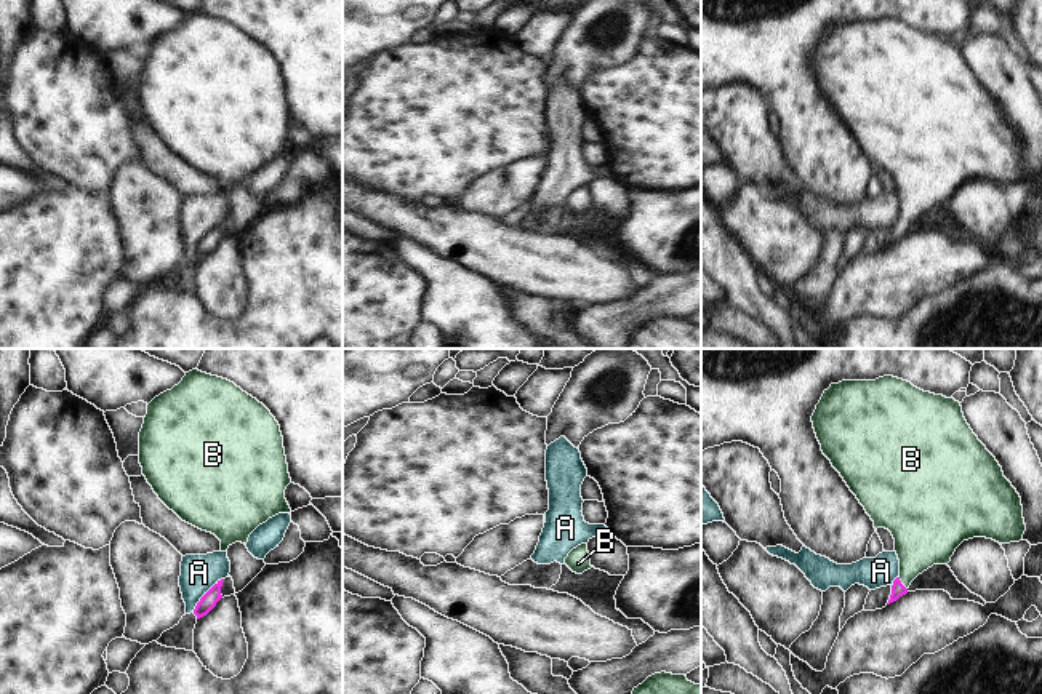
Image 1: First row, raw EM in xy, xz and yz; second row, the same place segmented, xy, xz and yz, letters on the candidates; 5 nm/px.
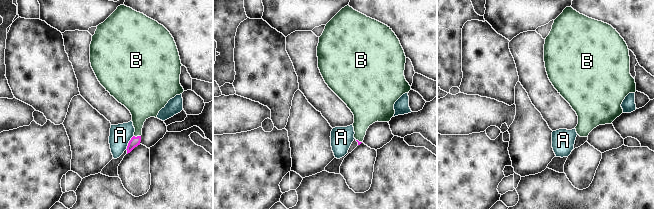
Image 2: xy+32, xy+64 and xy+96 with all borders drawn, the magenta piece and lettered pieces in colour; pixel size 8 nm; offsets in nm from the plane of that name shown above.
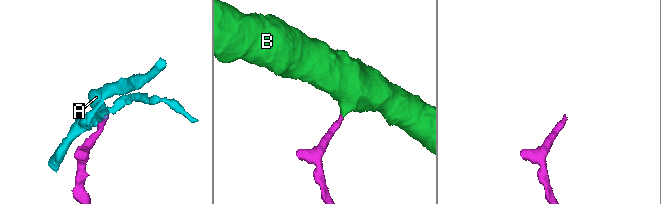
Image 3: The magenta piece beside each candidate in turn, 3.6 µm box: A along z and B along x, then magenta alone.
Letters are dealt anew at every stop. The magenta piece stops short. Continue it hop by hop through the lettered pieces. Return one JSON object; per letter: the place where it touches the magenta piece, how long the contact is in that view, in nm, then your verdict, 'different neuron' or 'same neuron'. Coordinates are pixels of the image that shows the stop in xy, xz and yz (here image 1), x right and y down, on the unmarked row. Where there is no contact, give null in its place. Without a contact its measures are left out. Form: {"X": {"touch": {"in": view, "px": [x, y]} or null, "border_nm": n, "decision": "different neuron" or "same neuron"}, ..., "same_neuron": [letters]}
{"A": {"touch": {"in": "xy", "px": [205, 235]}, "border_nm": 240, "decision": "different neuron"}, "B": {"touch": {"in": "yz", "px": [901, 226]}, "border_nm": 80, "decision": "same neuron"}, "same_neuron": ["B"]}

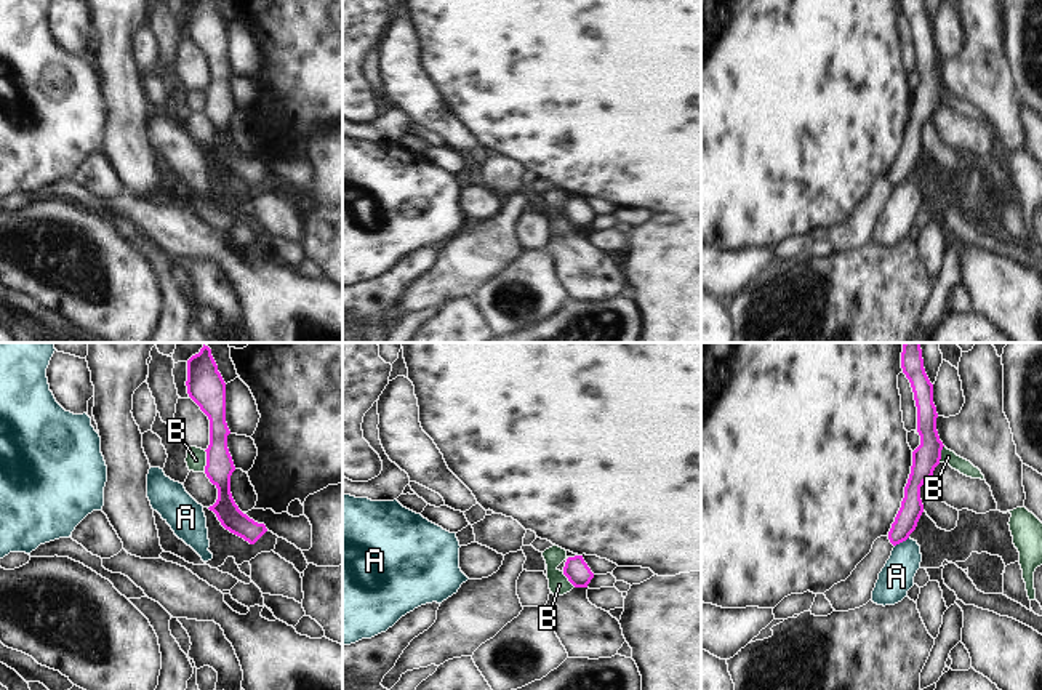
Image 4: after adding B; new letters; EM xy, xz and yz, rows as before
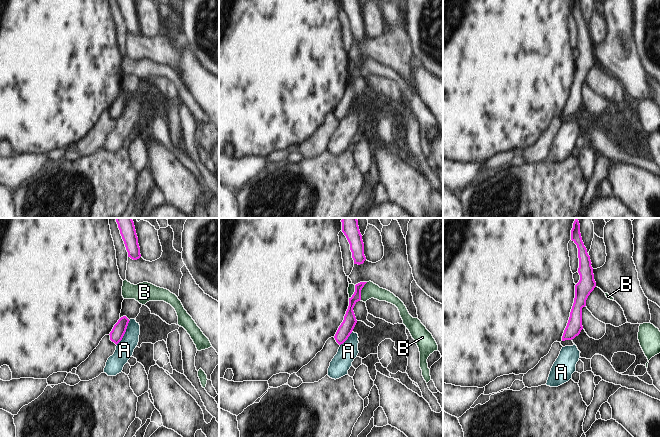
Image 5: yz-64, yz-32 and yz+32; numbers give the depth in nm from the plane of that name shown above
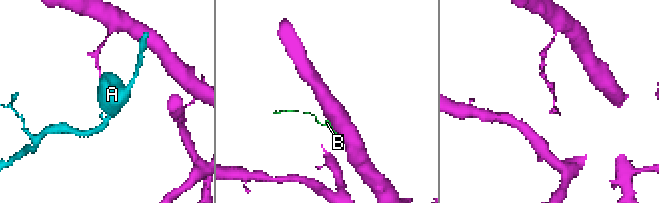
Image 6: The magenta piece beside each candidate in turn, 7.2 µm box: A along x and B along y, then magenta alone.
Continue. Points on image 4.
{"A": {"touch": {"in": "yz", "px": [901, 183]}, "border_nm": 90, "decision": "different neuron"}, "B": {"touch": {"in": "xy", "px": [207, 103]}, "border_nm": 110, "decision": "different neuron"}, "same_neuron": []}

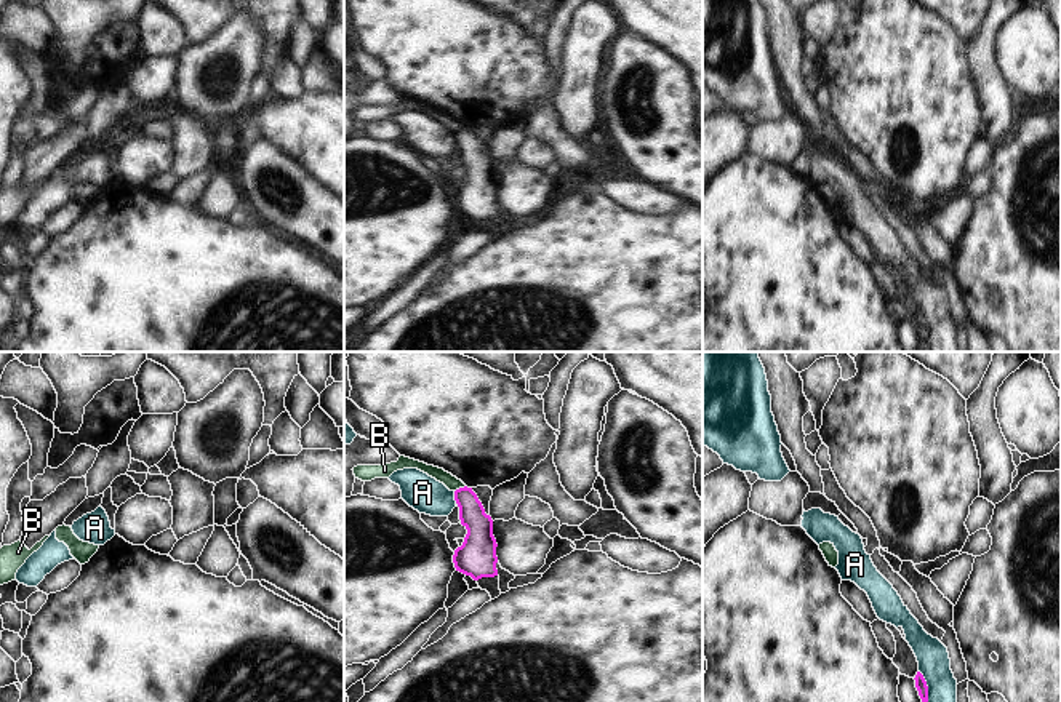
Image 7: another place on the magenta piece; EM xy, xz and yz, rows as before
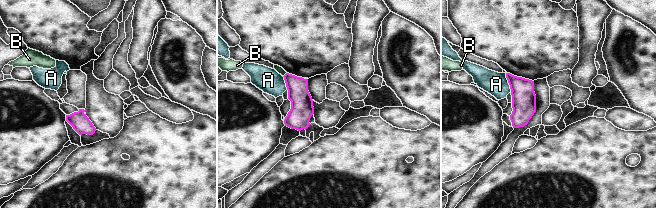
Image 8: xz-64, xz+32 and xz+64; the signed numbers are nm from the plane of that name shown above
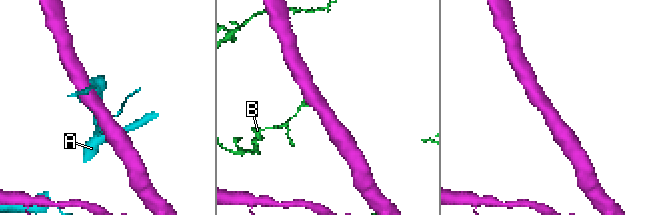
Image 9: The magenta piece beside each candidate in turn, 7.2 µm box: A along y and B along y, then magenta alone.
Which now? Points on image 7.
{"A": {"touch": {"in": "xz", "px": [455, 139]}, "border_nm": 70, "decision": "different neuron"}, "B": {"touch": {"in": "xz", "px": [460, 130]}, "border_nm": 70, "decision": "different neuron"}, "same_neuron": []}

